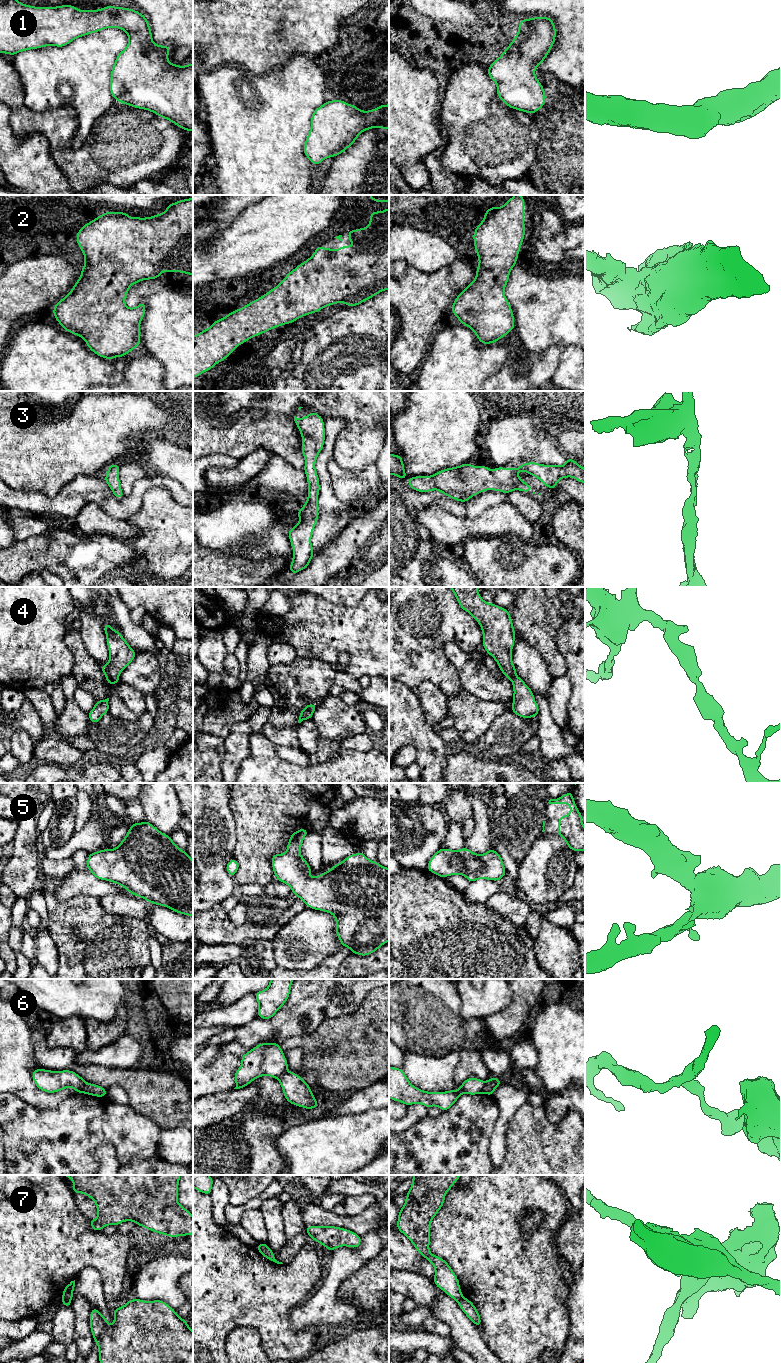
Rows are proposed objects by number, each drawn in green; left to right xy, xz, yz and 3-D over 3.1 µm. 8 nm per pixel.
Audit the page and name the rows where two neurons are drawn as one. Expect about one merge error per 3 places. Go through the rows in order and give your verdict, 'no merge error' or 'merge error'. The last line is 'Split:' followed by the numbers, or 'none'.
1: no merge error
2: no merge error
3: no merge error
4: no merge error
5: no merge error
6: merge error
7: merge error
Split: 6, 7

